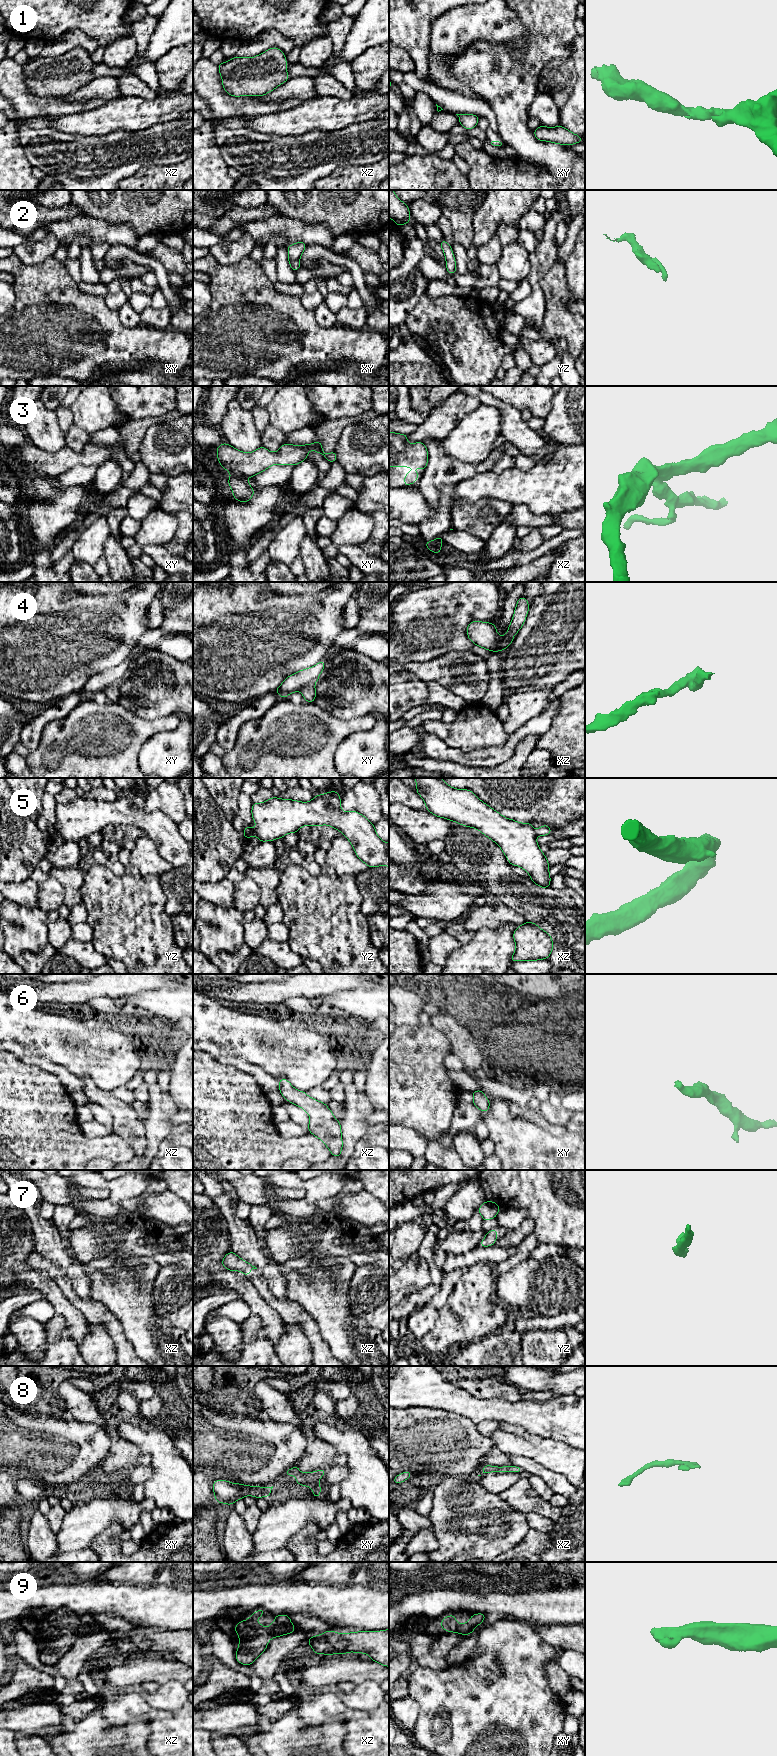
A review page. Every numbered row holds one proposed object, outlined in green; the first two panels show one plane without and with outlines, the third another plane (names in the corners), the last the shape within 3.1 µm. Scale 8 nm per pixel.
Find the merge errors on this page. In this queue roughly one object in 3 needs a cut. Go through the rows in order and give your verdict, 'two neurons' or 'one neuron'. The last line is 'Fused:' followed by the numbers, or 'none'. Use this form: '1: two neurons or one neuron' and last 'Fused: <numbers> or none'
1: one neuron
2: one neuron
3: two neurons
4: two neurons
5: two neurons
6: one neuron
7: one neuron
8: one neuron
9: one neuron
Fused: 3, 4, 5

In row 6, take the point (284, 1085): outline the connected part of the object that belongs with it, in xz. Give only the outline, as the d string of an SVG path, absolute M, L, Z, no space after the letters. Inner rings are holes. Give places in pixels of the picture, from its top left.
M285 1078L279 1081L279 1092L290 1103L304 1109L309 1117L308 1130L319 1138L330 1150L332 1156L339 1157L343 1142L340 1121L334 1118L333 1112L321 1101L315 1100L305 1092L295 1089Z

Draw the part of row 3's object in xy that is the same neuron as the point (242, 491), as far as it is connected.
M230 476L227 482L233 491L234 499L237 501L247 503L254 495L254 489L245 478Z

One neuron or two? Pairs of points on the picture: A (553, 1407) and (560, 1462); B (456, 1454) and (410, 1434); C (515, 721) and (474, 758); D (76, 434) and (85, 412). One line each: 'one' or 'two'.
A: two
B: one
C: two
D: two

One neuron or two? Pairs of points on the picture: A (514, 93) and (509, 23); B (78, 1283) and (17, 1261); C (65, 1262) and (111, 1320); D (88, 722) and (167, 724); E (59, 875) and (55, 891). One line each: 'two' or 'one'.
A: two
B: two
C: two
D: one
E: two

